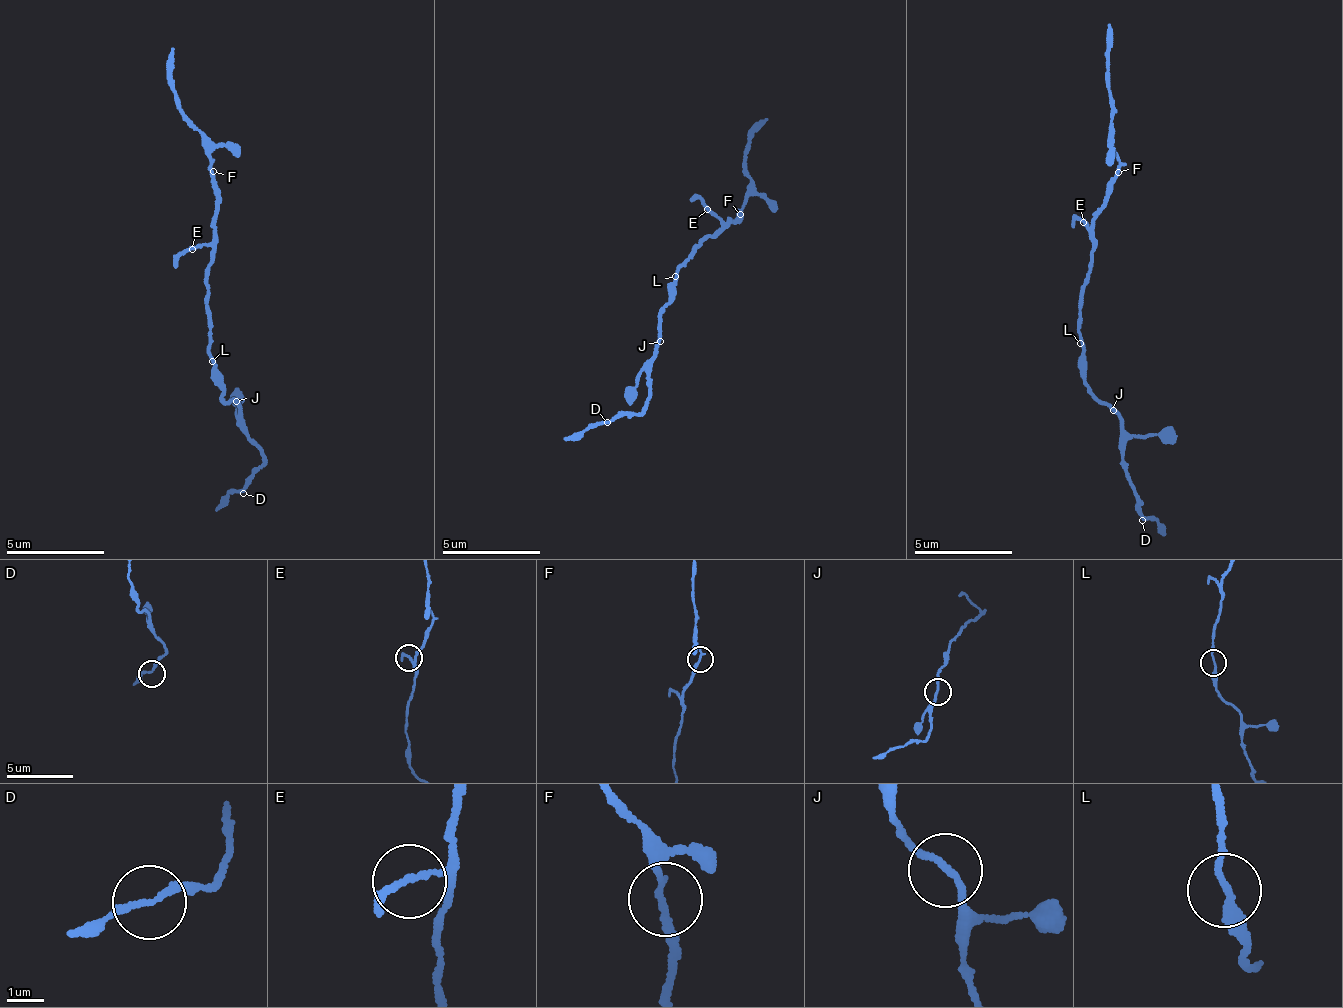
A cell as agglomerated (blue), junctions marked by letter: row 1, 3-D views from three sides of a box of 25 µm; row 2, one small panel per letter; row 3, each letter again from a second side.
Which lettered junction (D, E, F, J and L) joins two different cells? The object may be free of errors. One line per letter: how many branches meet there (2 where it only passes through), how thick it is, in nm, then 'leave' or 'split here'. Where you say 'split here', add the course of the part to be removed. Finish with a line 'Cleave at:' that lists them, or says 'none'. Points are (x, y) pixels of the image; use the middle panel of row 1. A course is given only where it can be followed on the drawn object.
D: 2 branches meet; 170 nm thick; leave
E: 2 branches meet; 150 nm thick; leave
F: 2 branches meet; 170 nm thick; leave
J: 2 branches meet; 170 nm thick; leave
L: 2 branches meet; 170 nm thick; leave
Cleave at: none

